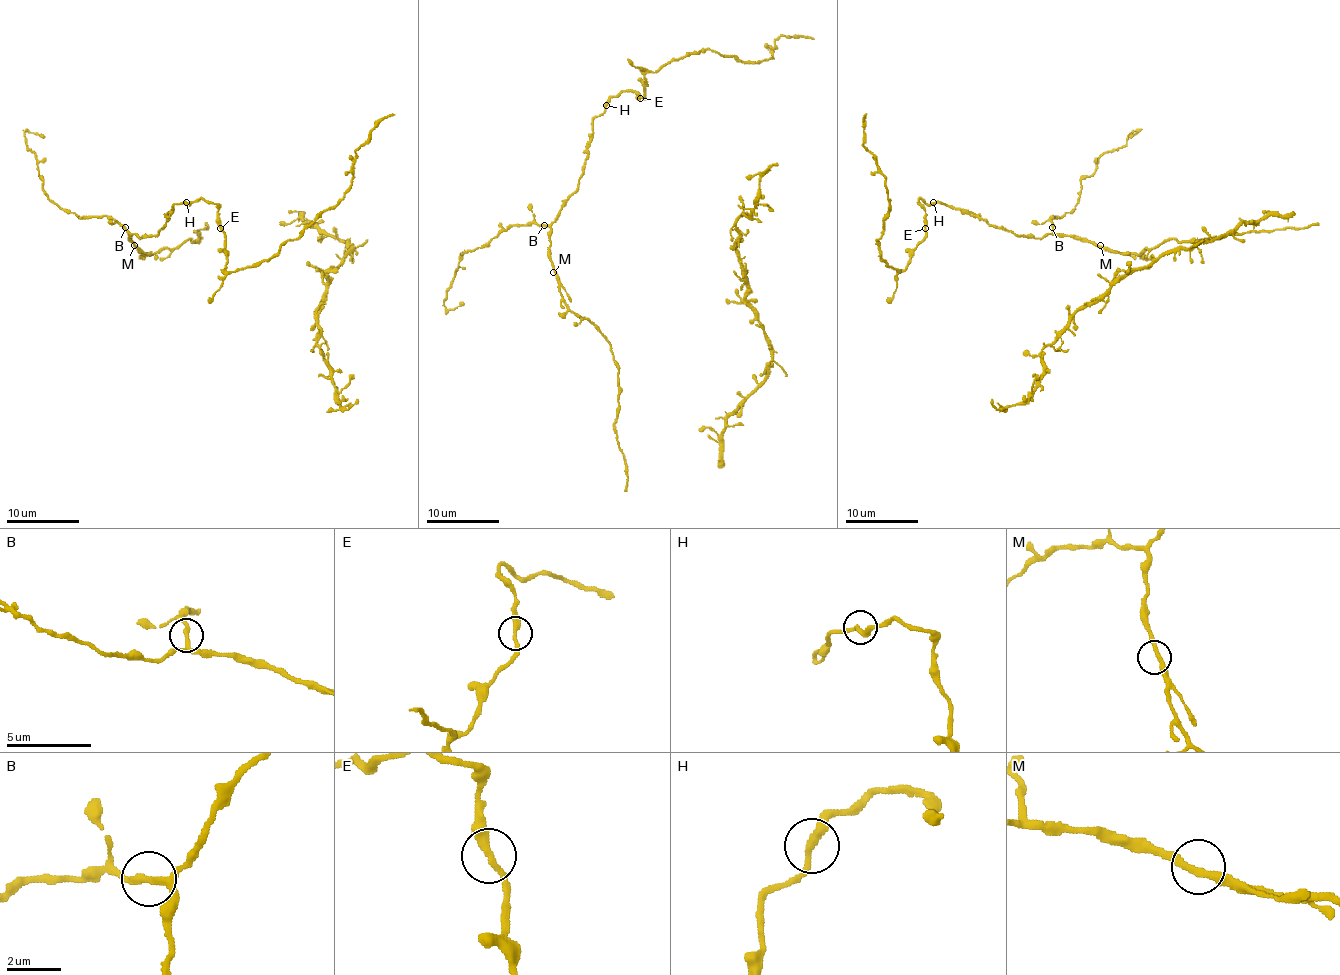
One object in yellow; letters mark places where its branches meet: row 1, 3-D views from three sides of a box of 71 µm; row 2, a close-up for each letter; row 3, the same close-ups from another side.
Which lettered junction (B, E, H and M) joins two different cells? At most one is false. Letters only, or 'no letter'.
no letter

